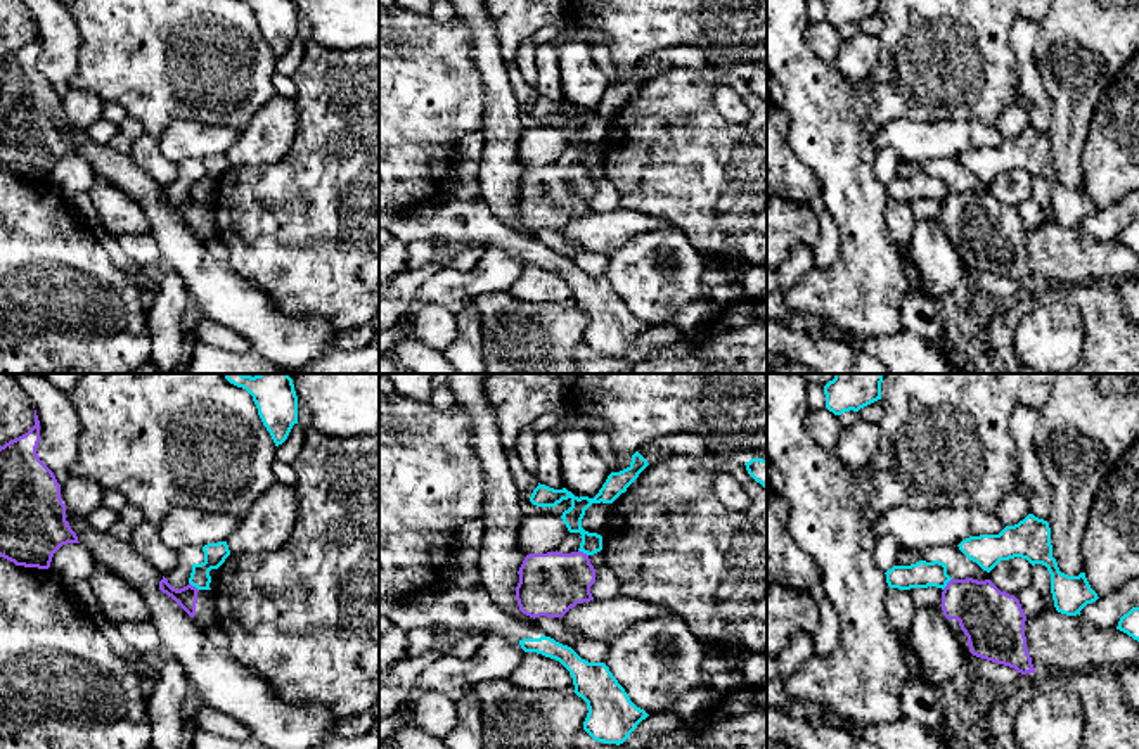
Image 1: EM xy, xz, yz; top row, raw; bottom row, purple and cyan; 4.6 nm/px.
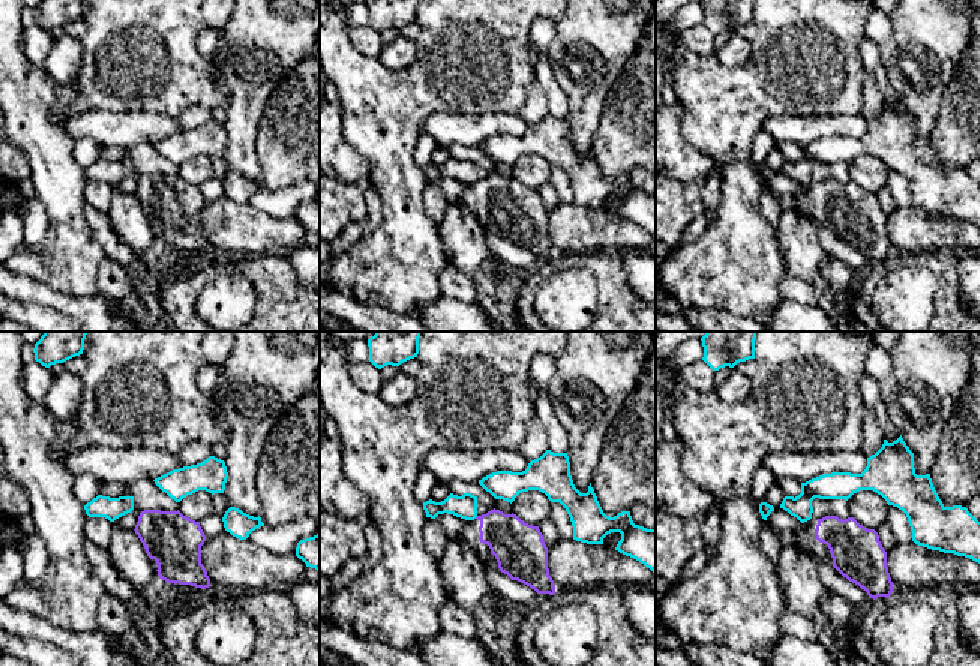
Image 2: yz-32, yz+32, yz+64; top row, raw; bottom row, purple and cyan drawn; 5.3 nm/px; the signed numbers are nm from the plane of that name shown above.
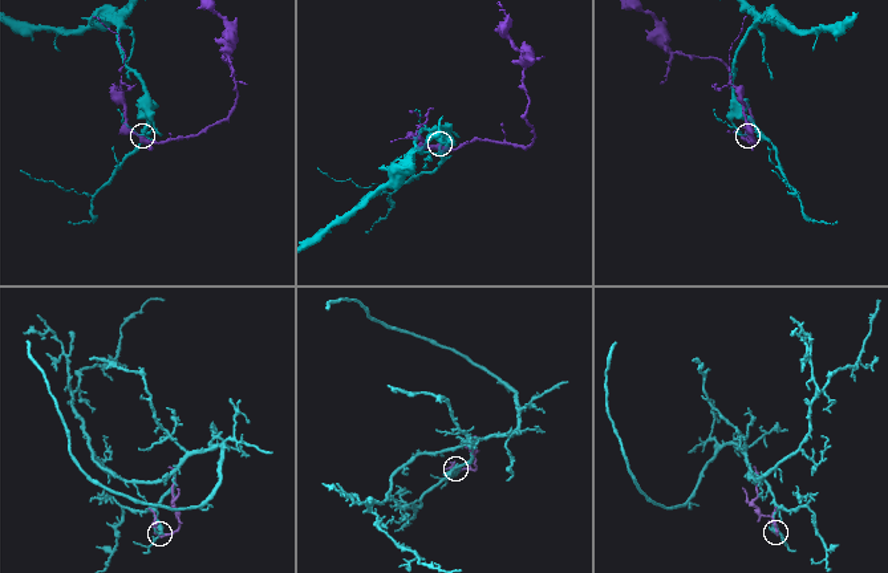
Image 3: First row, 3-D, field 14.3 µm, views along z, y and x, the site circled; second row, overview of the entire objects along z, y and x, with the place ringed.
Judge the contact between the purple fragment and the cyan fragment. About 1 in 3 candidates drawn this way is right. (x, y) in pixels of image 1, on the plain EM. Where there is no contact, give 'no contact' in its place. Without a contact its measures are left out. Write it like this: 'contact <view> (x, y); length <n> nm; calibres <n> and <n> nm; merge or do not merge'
contact yz (947, 196); length 70 nm; calibres 280 and 130 nm; do not merge

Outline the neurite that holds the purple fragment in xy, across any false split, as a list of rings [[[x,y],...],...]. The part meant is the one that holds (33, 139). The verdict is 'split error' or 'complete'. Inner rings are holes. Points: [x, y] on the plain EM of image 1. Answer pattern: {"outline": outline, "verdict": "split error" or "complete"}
{"outline": [[[35,22],[35,38],[23,48],[0,59],[0,170],[16,178],[48,182],[54,166],[68,156],[80,156],[66,133],[66,118],[61,111],[61,97],[54,85],[40,73],[40,33]]], "verdict": "complete"}

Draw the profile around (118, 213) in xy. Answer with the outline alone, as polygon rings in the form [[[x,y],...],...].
[[[97,176],[88,195],[93,202],[100,225],[107,232],[118,237],[123,234],[151,234],[149,218],[144,208],[109,180]]]

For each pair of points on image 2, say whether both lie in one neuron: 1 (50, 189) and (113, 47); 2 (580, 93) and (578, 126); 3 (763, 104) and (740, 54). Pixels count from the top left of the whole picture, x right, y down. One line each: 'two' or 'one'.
1: one
2: one
3: two

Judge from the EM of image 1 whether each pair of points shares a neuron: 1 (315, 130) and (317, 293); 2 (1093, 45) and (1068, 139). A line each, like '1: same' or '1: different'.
1: same
2: same

